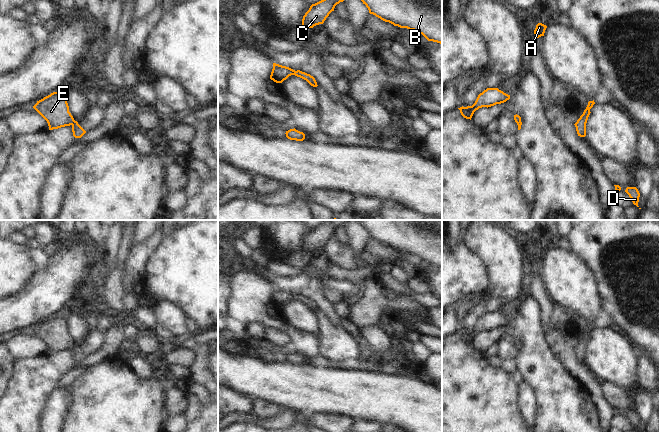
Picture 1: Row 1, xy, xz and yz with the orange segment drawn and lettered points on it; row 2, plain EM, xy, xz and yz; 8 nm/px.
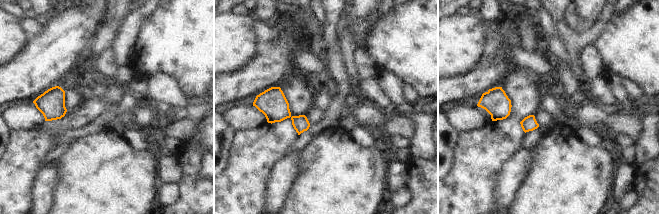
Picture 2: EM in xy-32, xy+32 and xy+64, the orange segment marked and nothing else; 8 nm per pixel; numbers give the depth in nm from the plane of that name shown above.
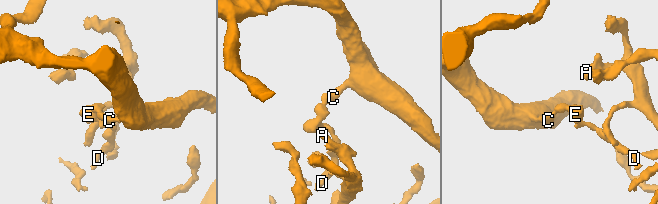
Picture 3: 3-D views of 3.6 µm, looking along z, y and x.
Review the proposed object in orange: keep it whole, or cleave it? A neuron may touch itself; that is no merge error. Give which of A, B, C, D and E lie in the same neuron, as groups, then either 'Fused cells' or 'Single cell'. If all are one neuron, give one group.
Groups: A B C D E. Single cell

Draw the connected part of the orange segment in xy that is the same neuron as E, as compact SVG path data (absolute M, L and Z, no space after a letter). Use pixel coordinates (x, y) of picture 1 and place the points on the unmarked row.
M62 314L37 325L33 332L47 345L49 354L71 349L75 362L81 362L86 357L69 336L67 323Z

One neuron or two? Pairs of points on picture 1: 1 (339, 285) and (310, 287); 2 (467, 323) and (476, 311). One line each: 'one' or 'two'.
1: two
2: one

